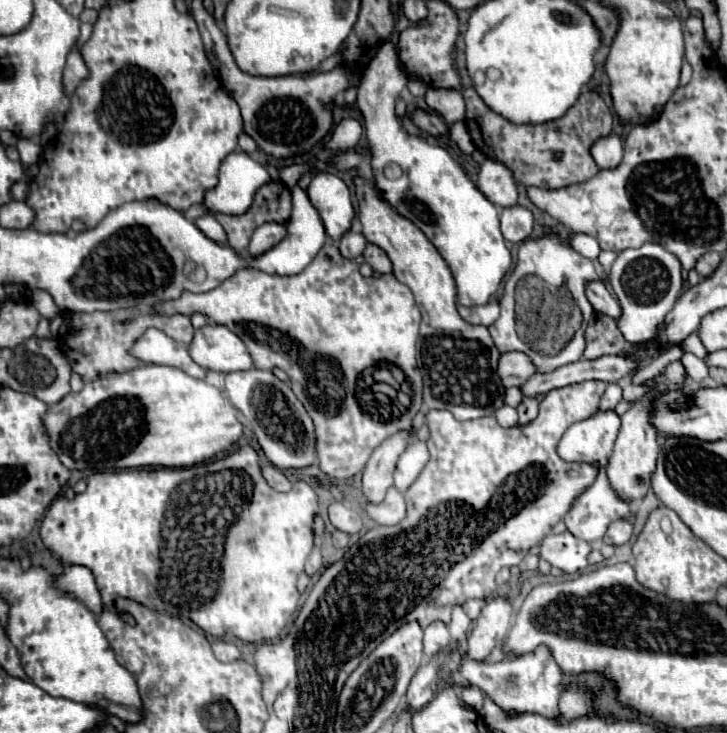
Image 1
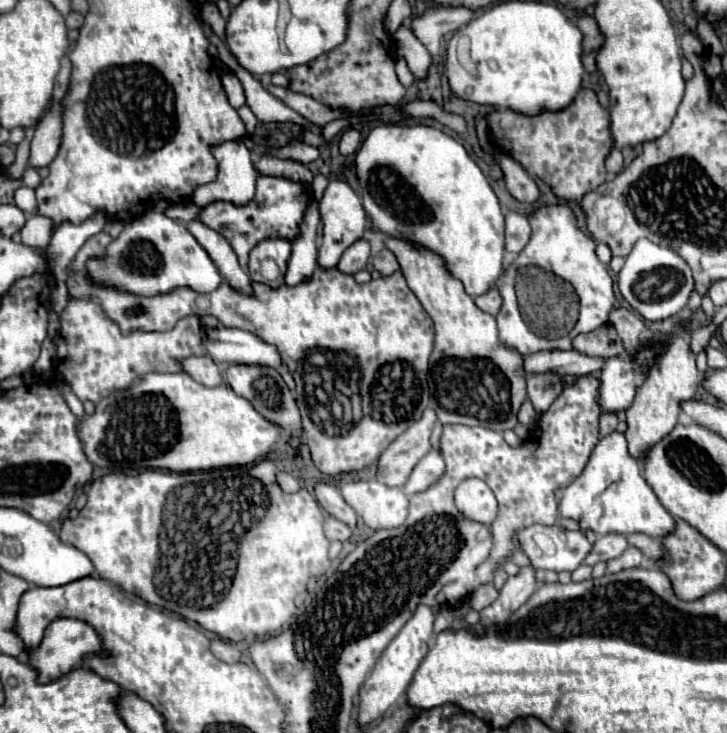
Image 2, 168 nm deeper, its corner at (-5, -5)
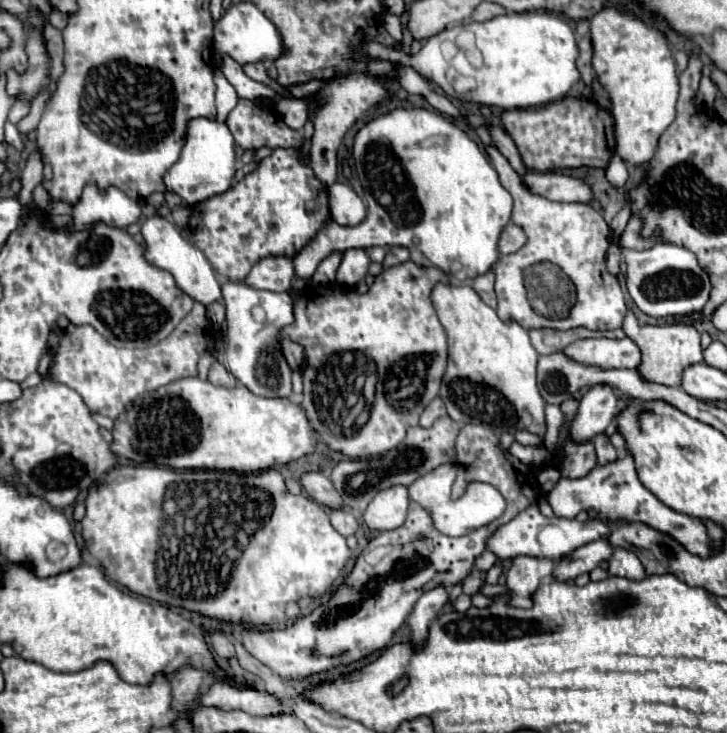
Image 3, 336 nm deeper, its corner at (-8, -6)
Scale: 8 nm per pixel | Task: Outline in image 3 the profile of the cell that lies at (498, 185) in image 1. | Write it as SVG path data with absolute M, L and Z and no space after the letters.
M529 171L523 177L523 183L529 187L531 193L543 195L551 201L591 205L593 199L595 199L591 187L583 179L563 175L563 173L535 173L535 171Z

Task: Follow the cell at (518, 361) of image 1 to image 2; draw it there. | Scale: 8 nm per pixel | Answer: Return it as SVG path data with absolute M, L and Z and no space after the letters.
M554 350L554 352L536 352L530 356L524 356L522 368L526 374L558 372L560 376L564 376L564 374L584 376L584 374L596 374L602 368L602 364L604 362L600 358L590 358L576 350L568 350L568 352Z

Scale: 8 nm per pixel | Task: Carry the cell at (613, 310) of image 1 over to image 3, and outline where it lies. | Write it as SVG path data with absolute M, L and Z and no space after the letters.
M629 311L623 321L623 331L641 347L643 361L637 367L643 379L661 385L679 385L685 367L703 361L701 337L693 325L637 325L635 315Z

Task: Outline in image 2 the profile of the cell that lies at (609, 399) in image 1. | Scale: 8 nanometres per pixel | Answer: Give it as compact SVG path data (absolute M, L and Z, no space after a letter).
M602 412L600 416L600 438L614 432L618 426L618 416L614 412Z

